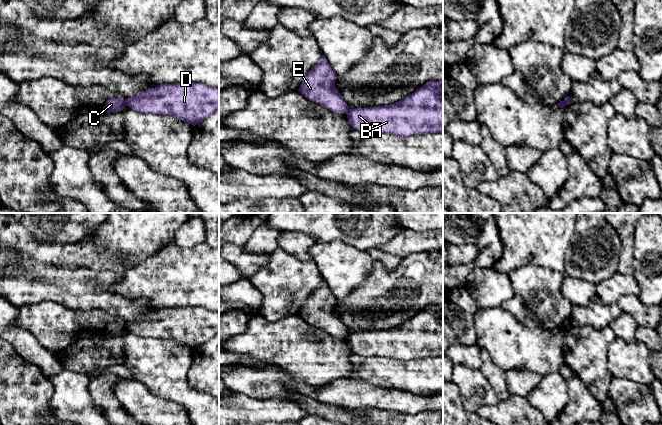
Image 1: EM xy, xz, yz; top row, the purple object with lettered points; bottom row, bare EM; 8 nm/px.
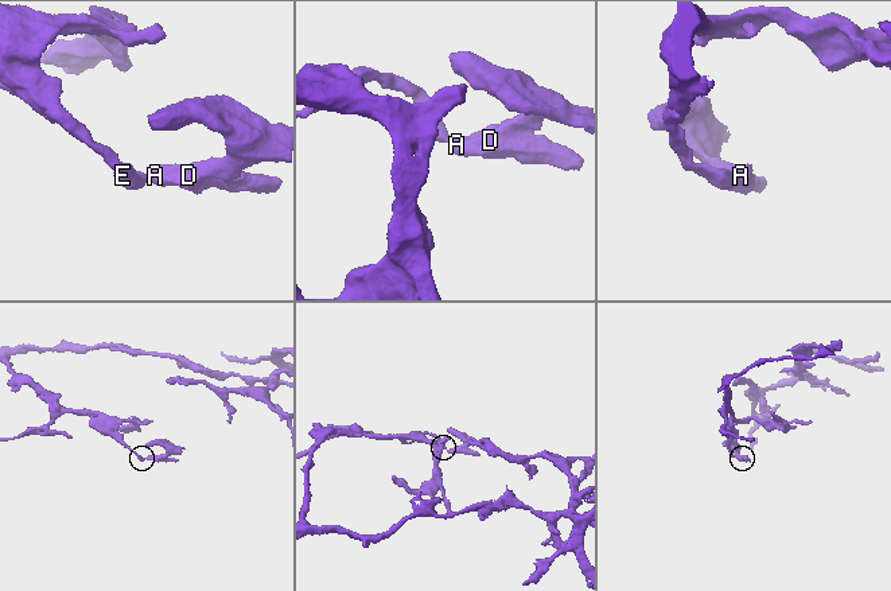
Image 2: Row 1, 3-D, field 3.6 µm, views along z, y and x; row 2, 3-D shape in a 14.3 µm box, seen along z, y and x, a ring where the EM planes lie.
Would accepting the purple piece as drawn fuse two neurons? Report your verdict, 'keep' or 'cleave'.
cleave

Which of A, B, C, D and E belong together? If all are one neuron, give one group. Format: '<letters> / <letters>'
A B D / C E

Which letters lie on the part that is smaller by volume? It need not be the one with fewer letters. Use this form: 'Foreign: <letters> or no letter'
Foreign: A, B, D

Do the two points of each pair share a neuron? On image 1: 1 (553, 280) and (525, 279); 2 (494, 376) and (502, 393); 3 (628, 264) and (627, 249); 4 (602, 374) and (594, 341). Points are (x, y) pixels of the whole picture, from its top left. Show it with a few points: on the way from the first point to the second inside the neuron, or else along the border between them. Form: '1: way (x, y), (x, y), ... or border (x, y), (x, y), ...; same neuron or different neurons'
1: way (546, 281), (532, 281); same neuron
2: way (497, 380), (501, 389); same neuron
3: way (627, 260), (627, 253); same neuron
4: way (594, 366), (594, 349); same neuron

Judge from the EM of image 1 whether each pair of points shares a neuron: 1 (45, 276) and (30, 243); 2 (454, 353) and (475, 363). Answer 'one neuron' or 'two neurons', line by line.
1: two neurons
2: one neuron

